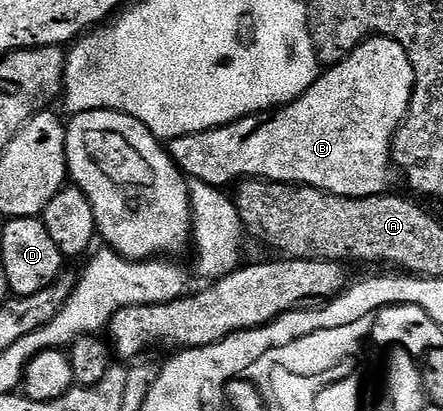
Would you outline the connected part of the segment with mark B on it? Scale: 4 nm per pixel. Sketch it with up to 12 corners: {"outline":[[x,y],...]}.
{"outline":[[358,44],[301,98],[170,141],[191,180],[390,193],[415,89]]}

